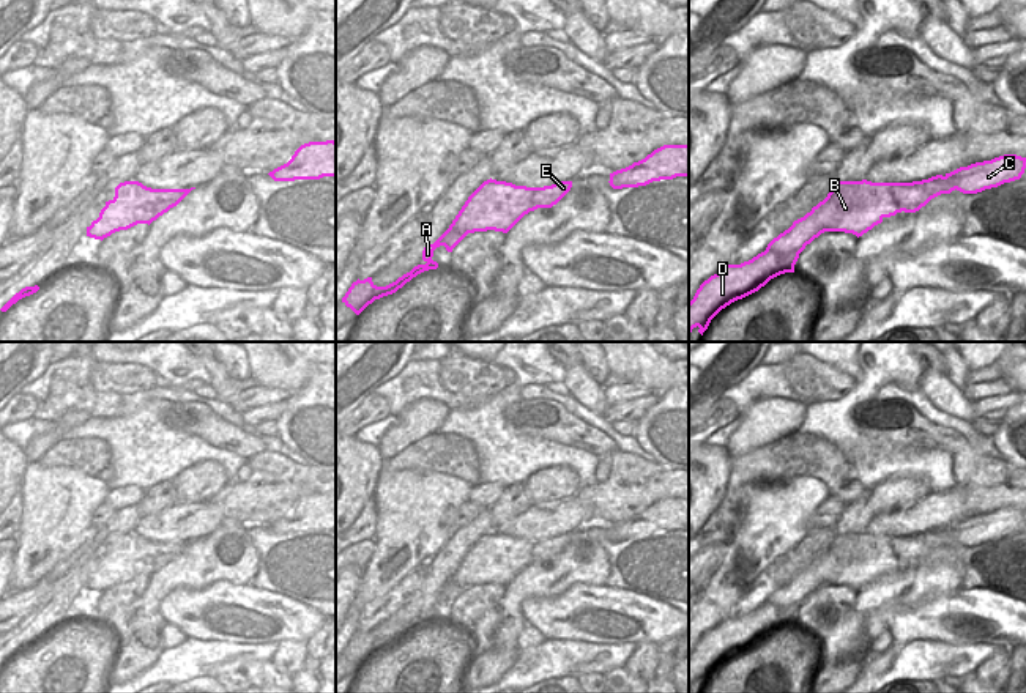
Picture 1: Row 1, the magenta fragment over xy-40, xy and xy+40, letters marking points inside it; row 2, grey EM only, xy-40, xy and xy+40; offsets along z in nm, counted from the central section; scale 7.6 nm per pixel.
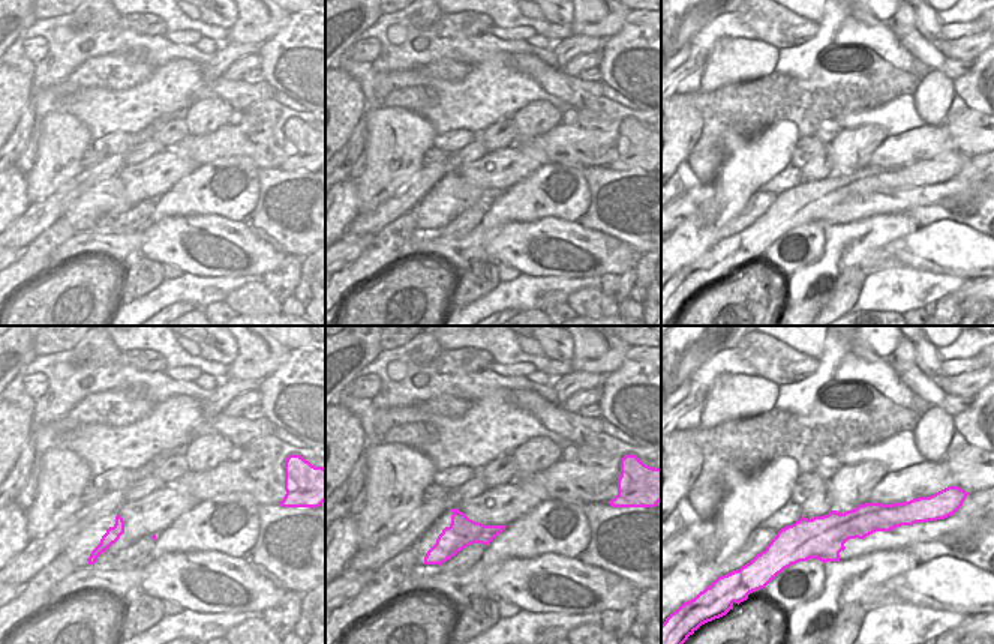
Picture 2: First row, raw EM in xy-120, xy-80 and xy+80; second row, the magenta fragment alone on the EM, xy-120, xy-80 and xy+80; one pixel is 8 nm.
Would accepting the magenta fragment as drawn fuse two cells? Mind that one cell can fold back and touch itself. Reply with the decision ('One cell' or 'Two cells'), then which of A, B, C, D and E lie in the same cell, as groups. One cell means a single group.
One cell. Groups: A B C D E.

